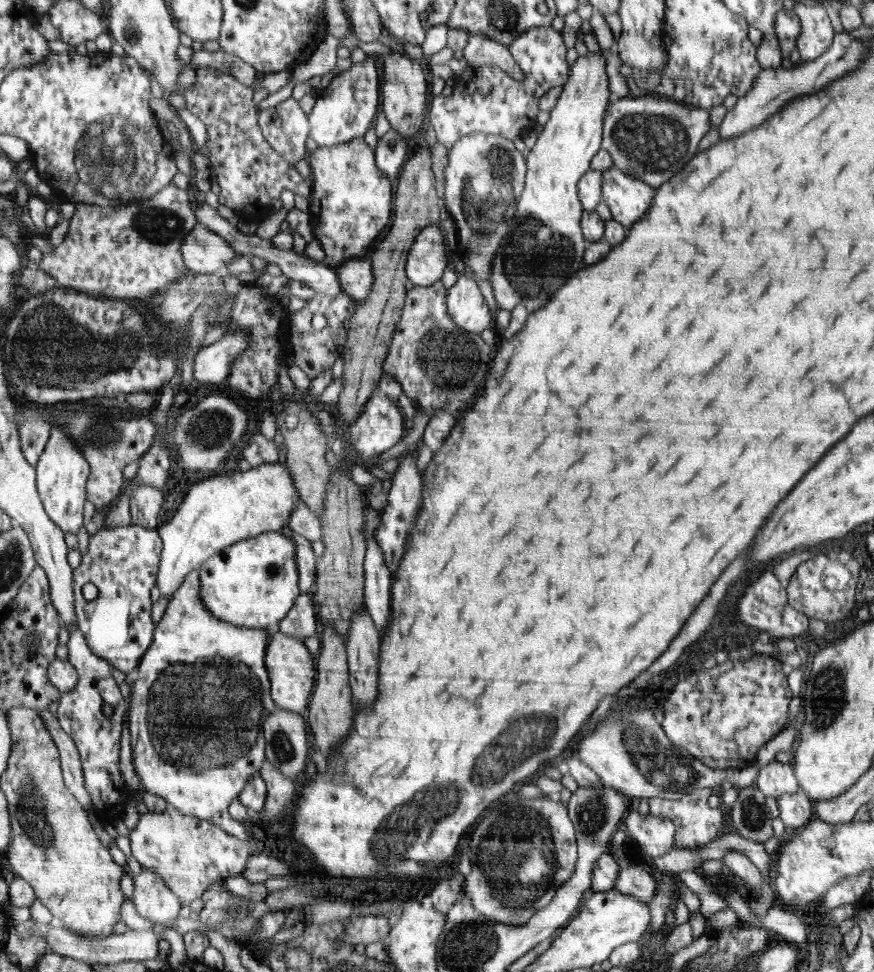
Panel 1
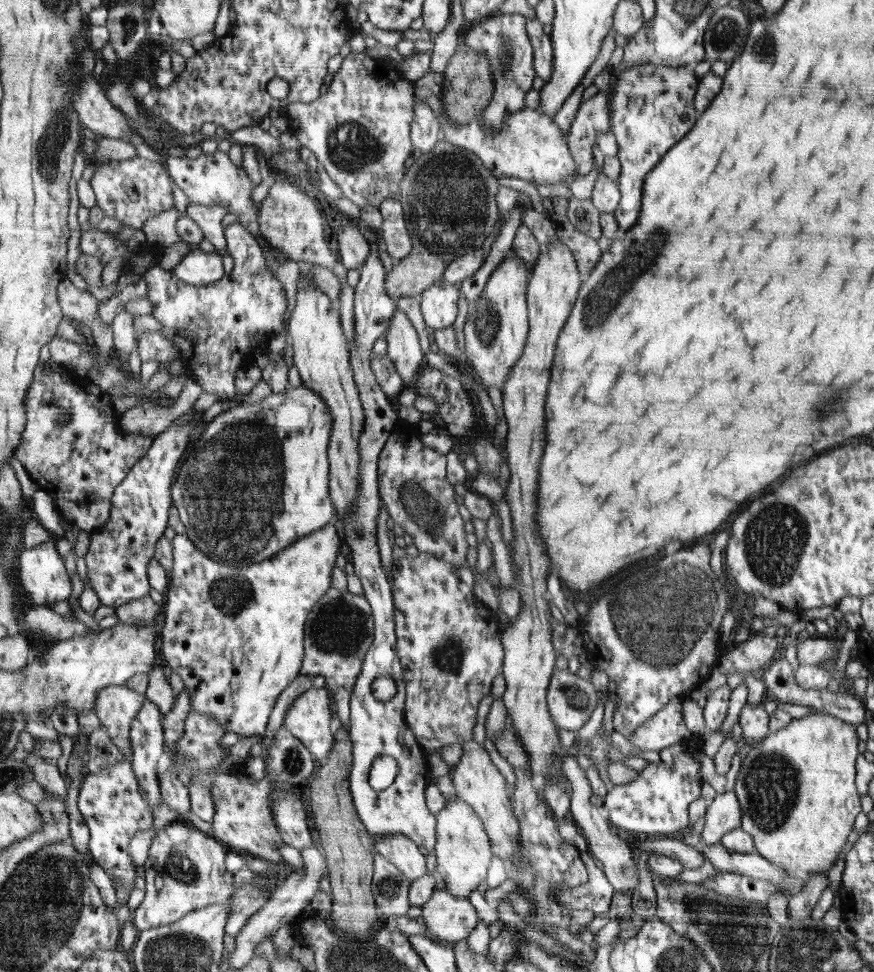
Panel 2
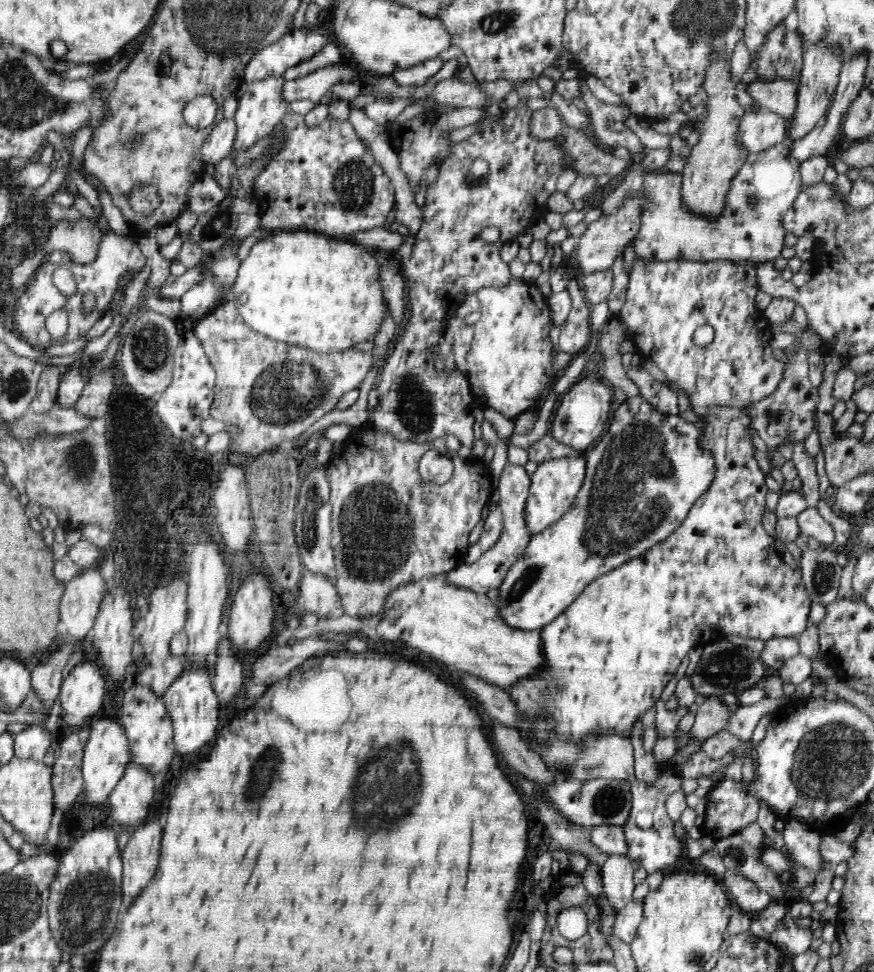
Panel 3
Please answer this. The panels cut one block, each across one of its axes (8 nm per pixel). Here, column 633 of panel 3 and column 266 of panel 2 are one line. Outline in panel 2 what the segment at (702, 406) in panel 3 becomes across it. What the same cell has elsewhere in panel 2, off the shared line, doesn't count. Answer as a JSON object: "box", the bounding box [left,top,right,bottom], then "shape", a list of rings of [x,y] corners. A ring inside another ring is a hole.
{"box":[143,222,340,740],"shape":[[[239,222],[226,226],[224,234],[234,266],[230,275],[216,282],[192,286],[159,264],[143,274],[148,281],[146,295],[153,306],[152,315],[162,324],[160,332],[174,342],[188,376],[198,381],[203,391],[217,394],[222,401],[238,396],[238,369],[260,362],[262,348],[271,339],[266,336],[278,330],[284,334],[285,326],[288,328],[282,318],[288,301],[284,298],[284,286],[266,264],[257,239]],[[264,338],[266,342],[262,342]],[[330,522],[330,524],[322,526],[321,530],[316,530],[316,532],[308,534],[304,538],[298,538],[298,542],[273,558],[260,562],[258,565],[252,564],[243,568],[213,562],[212,559],[194,547],[192,538],[185,533],[178,534],[172,539],[173,566],[169,574],[169,586],[164,593],[165,604],[163,611],[166,624],[164,632],[160,635],[159,660],[169,669],[169,672],[176,672],[182,677],[184,687],[189,693],[192,711],[196,710],[200,714],[208,714],[210,718],[214,718],[226,730],[226,733],[236,732],[240,740],[254,738],[254,736],[260,736],[261,738],[264,736],[264,730],[269,724],[269,717],[270,714],[273,714],[274,706],[284,690],[297,679],[300,673],[304,658],[304,624],[306,624],[308,614],[312,611],[314,604],[326,592],[332,590],[334,562],[336,562],[336,554],[340,550],[340,536],[338,536],[334,525],[336,525],[336,522]]]}

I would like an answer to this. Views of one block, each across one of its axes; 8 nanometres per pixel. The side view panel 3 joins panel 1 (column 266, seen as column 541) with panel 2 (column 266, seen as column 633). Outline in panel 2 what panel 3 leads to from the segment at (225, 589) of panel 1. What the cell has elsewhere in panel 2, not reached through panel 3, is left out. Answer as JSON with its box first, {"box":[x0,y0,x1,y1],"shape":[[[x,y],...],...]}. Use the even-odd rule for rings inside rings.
{"box":[173,384,334,568],"shape":[[[304,384],[298,387],[289,386],[284,392],[268,395],[258,402],[232,407],[208,422],[204,429],[199,431],[195,440],[192,440],[188,446],[188,452],[182,456],[178,478],[173,486],[174,506],[177,507],[180,520],[185,526],[185,534],[192,538],[194,547],[213,562],[243,568],[252,564],[258,565],[260,562],[273,558],[298,542],[298,538],[313,534],[316,530],[321,530],[322,526],[333,522],[334,506],[332,506],[333,500],[330,500],[331,494],[328,494],[328,458],[326,458],[330,426],[332,426],[330,408],[314,390],[306,388]]]}

